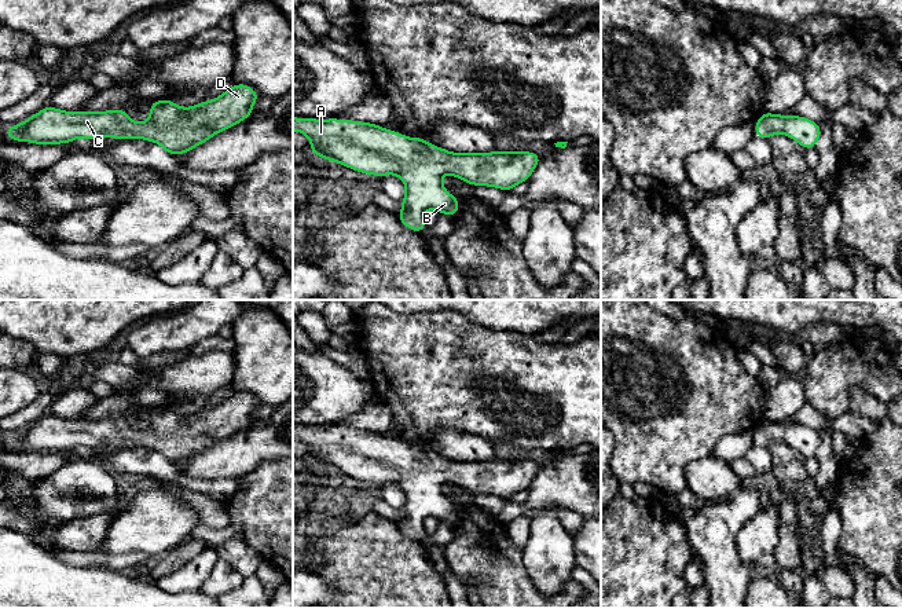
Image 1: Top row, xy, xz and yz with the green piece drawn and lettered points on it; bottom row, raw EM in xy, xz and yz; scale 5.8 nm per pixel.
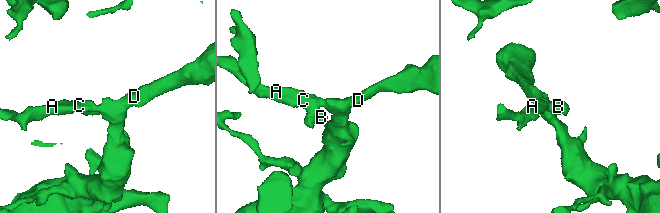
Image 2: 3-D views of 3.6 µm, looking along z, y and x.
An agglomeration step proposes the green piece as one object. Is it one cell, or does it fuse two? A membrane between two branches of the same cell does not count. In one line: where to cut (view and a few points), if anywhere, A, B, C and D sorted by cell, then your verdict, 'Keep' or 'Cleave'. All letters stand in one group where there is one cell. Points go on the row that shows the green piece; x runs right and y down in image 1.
No split. Groups: A B C D. Keep

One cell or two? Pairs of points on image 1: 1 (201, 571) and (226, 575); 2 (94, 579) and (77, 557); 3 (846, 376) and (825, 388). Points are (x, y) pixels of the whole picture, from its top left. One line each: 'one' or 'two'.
1: two
2: two
3: one

